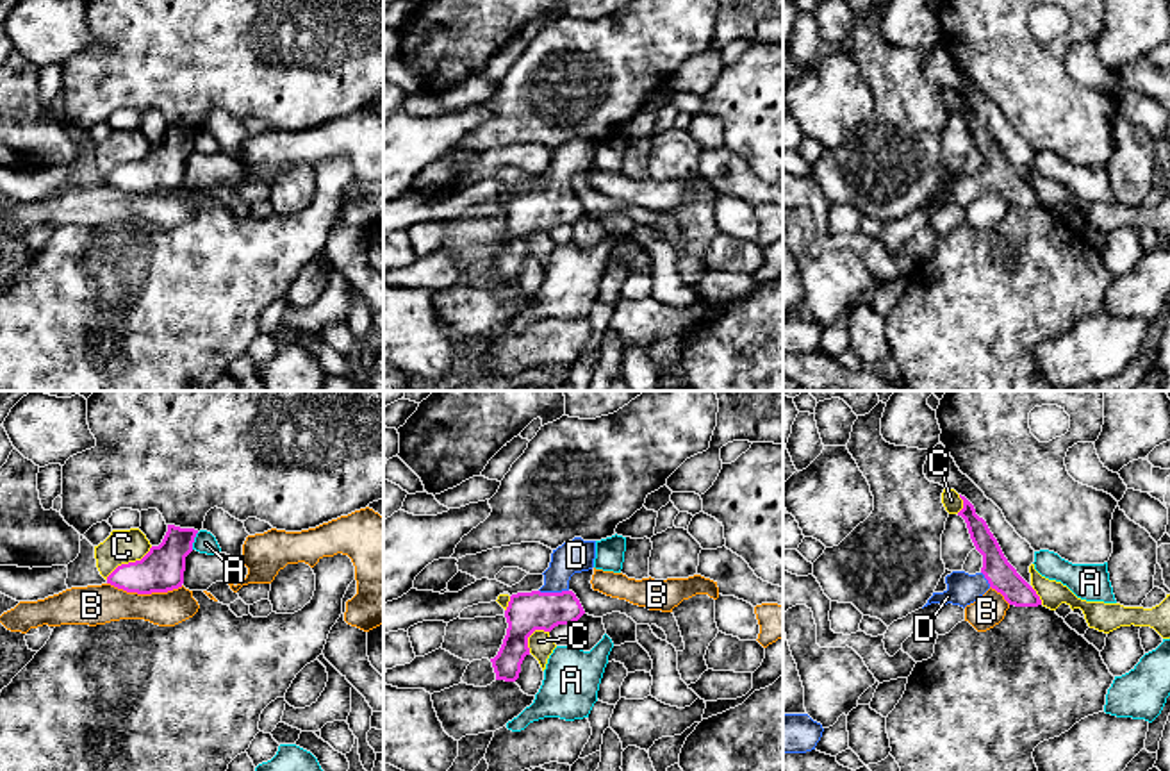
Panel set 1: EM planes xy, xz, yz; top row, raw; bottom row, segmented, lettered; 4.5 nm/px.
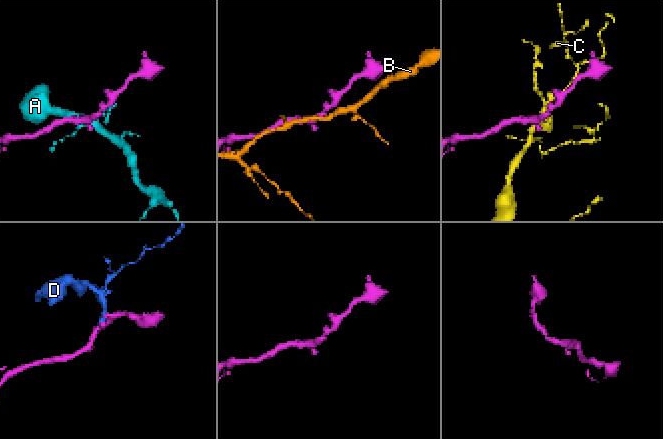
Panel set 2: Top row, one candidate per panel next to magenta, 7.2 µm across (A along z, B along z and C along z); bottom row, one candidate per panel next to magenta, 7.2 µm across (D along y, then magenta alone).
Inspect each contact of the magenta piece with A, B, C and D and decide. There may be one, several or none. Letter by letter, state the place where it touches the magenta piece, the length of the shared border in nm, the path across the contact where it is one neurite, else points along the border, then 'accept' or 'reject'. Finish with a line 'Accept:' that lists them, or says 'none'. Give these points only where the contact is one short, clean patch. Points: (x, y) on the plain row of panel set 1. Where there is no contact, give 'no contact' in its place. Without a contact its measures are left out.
A: meets magenta in xy at (193, 141); contact 90 nm long; reject
B: meets magenta in xy at (145, 193); contact 340 nm long; border along xy (107, 182), (138, 193), (166, 193), (182, 186); reject
C: meets magenta in xy at (129, 163); contact 260 nm long; reject
D: meets magenta in xz at (553, 193); contact 140 nm long; runs through xz (527, 213), (535, 211), (553, 193), (557, 175), (576, 156); accept
Accept: D

